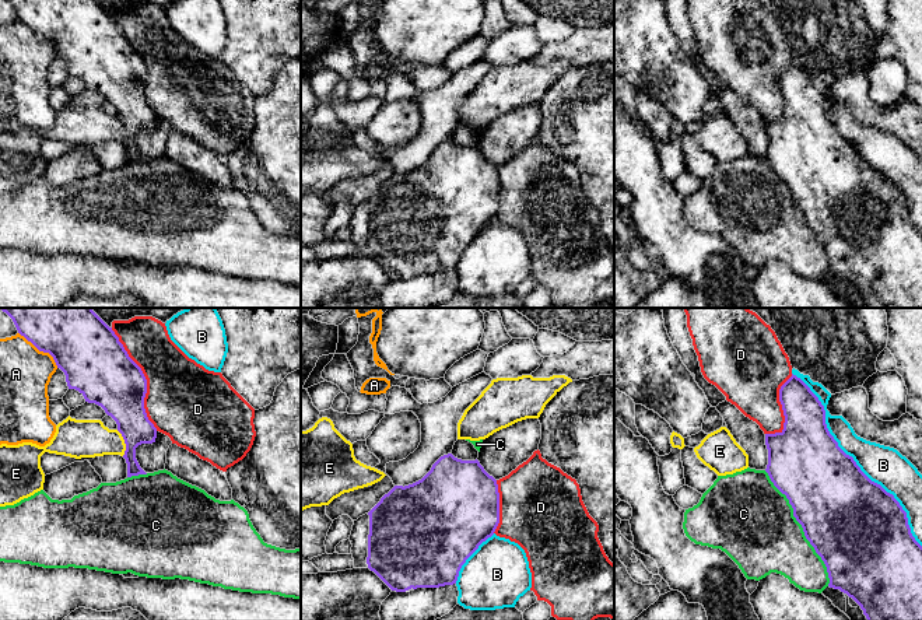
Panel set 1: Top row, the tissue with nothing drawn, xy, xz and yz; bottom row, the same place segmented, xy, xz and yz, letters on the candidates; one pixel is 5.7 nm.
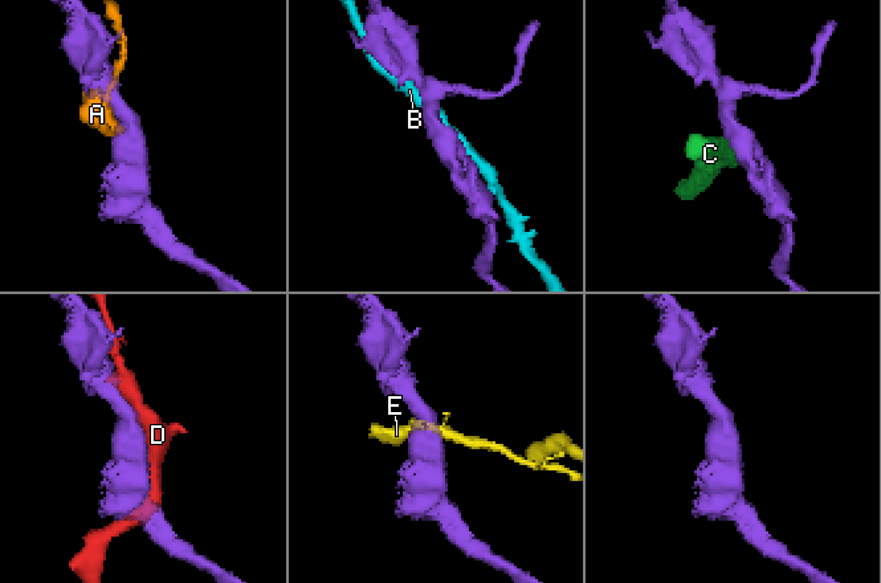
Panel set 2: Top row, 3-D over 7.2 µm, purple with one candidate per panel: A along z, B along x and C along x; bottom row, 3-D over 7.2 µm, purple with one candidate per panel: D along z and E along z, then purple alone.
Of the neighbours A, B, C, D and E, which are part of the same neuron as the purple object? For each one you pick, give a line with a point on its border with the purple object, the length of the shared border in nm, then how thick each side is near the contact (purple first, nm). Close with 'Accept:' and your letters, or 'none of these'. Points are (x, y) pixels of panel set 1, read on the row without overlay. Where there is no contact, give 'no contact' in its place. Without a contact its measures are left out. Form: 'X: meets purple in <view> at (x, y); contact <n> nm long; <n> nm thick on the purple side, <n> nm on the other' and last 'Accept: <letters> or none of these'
Accept: none of these

